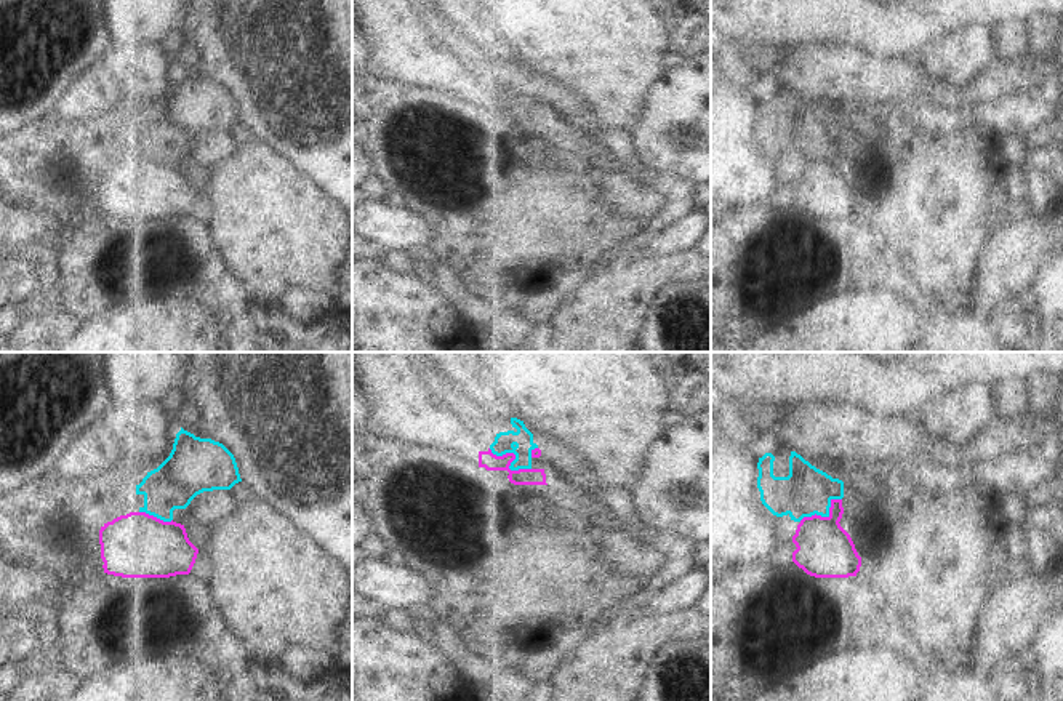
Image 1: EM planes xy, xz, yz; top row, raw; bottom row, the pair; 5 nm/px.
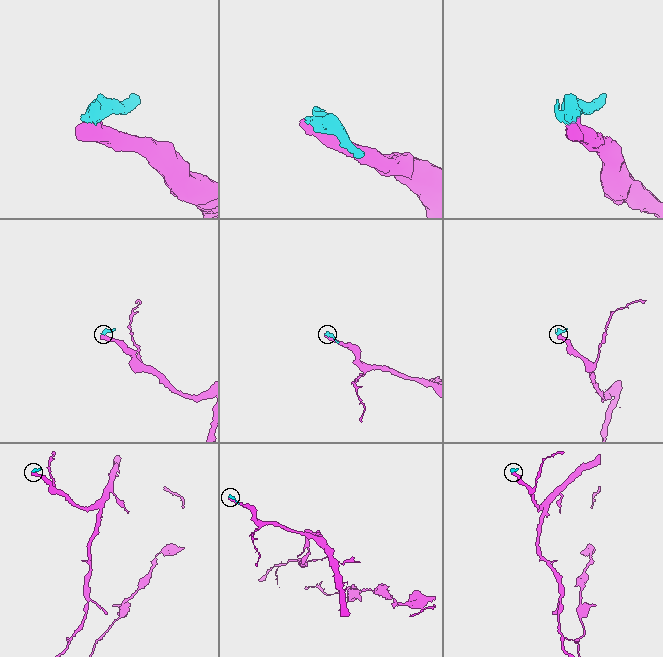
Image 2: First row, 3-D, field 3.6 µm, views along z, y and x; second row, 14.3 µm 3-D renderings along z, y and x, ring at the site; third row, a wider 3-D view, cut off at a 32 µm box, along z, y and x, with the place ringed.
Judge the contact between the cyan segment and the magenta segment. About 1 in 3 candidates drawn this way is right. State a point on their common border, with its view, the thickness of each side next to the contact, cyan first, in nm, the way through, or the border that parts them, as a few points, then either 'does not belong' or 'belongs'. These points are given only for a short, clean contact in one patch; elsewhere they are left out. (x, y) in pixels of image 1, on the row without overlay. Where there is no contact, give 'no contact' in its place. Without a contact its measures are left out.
meets cyan in xz at (514, 101); 100 nm thick on the cyan side, 90 nm on the other; border along xz (489, 90), (497, 96), (513, 95), (511, 111), (530, 111); does not belong

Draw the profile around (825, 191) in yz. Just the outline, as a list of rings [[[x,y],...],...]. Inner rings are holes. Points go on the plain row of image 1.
[[[831,141],[829,157],[804,158],[797,166],[792,184],[796,192],[792,194],[792,203],[802,210],[807,216],[815,219],[848,219],[856,218],[861,208],[861,198],[858,197],[850,176],[840,168],[844,155],[842,141]]]

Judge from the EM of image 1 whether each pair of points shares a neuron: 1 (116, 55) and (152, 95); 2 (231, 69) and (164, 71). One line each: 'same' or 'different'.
1: same
2: different

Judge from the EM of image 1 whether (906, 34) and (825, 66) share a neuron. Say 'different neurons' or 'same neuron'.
different neurons

